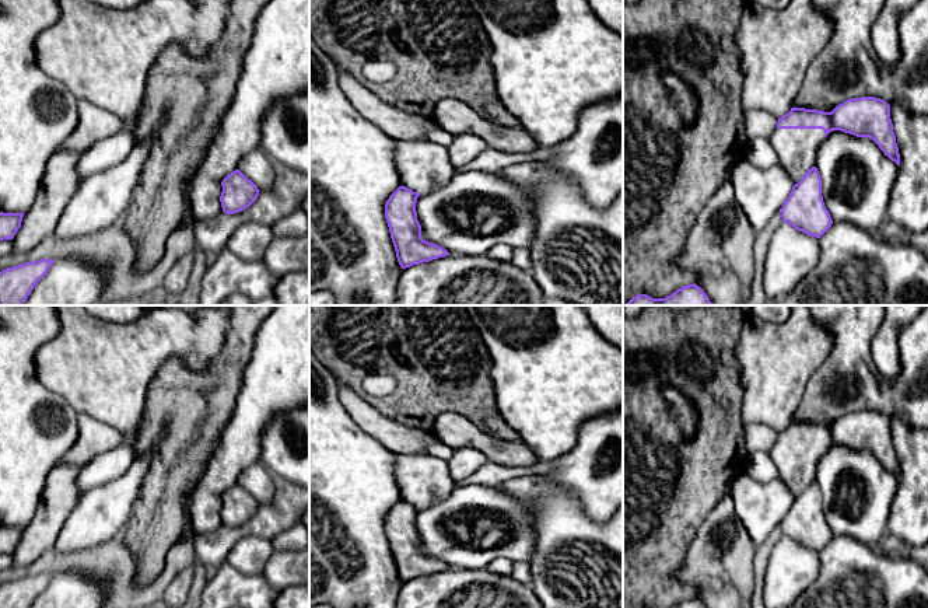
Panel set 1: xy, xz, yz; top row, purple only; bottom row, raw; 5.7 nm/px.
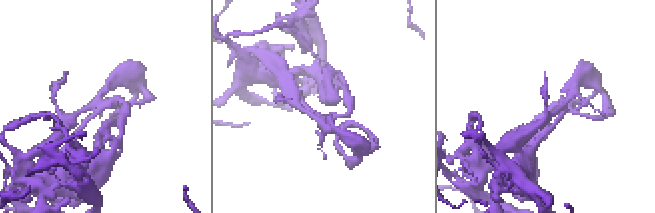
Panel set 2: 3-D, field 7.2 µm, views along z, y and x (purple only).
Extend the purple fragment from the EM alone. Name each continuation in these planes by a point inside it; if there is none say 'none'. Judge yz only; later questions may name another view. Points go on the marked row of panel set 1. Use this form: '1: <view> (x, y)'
1: yz (795, 149)

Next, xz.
1: xz (423, 166)

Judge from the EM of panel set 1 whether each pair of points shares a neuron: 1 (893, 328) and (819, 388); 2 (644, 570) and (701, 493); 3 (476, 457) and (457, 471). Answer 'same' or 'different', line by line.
1: different
2: same
3: same

